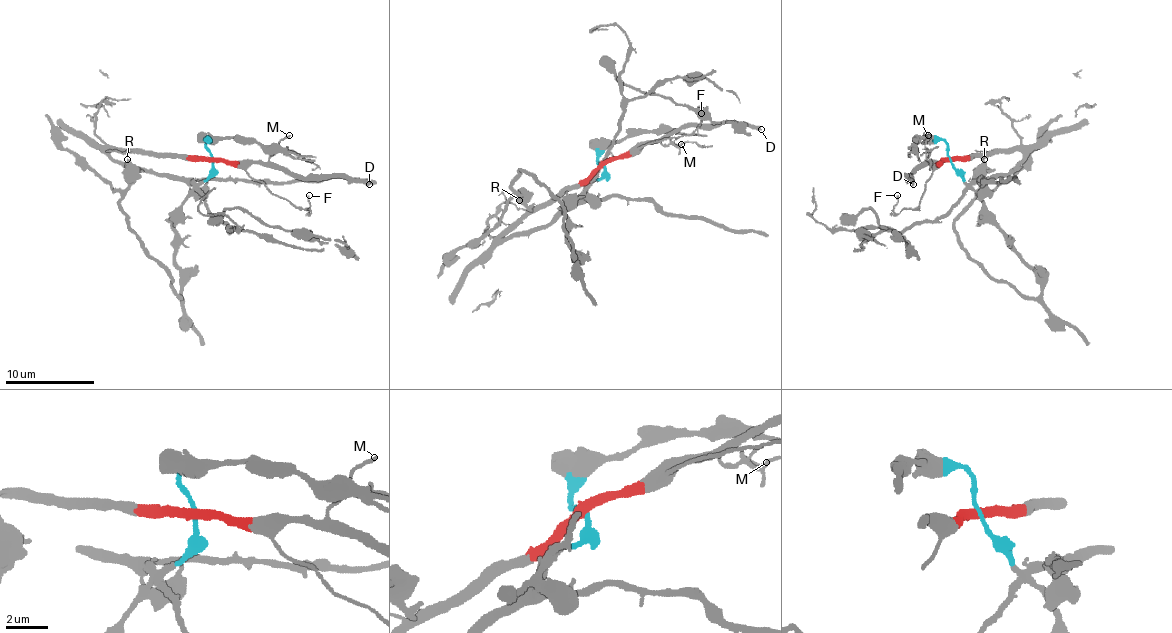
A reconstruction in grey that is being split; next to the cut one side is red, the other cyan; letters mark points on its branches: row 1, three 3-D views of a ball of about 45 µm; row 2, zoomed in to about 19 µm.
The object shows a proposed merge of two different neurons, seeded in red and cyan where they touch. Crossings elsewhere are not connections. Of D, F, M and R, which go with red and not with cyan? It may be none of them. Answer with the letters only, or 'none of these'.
D, F, M

